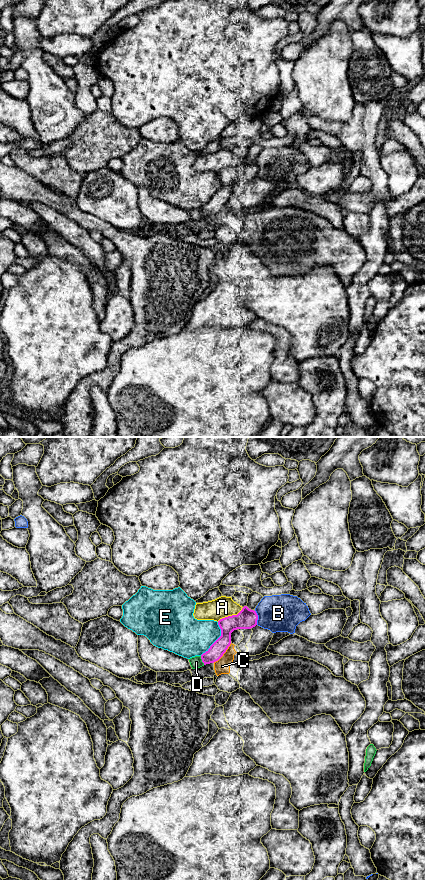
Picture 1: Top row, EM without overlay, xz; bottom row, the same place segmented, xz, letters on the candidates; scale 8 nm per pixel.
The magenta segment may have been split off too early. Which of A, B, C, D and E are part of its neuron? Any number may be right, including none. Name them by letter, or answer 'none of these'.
none of these

